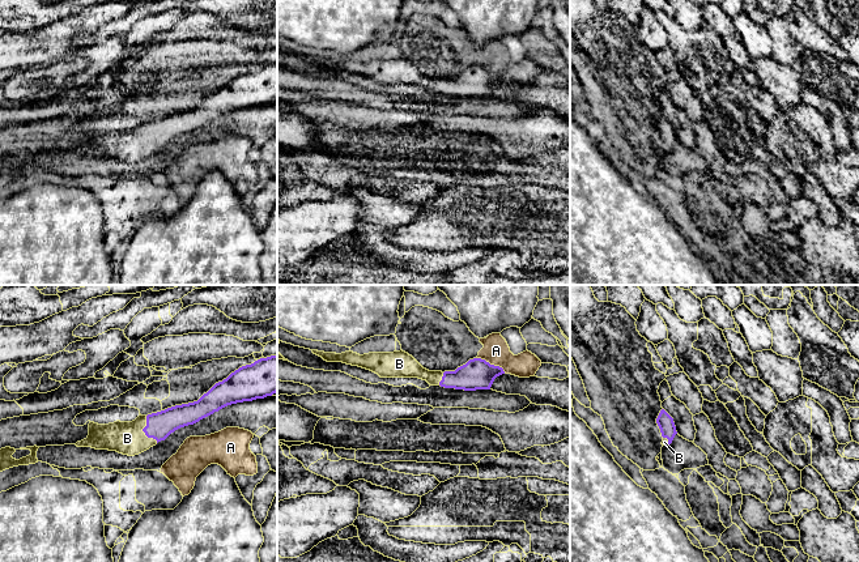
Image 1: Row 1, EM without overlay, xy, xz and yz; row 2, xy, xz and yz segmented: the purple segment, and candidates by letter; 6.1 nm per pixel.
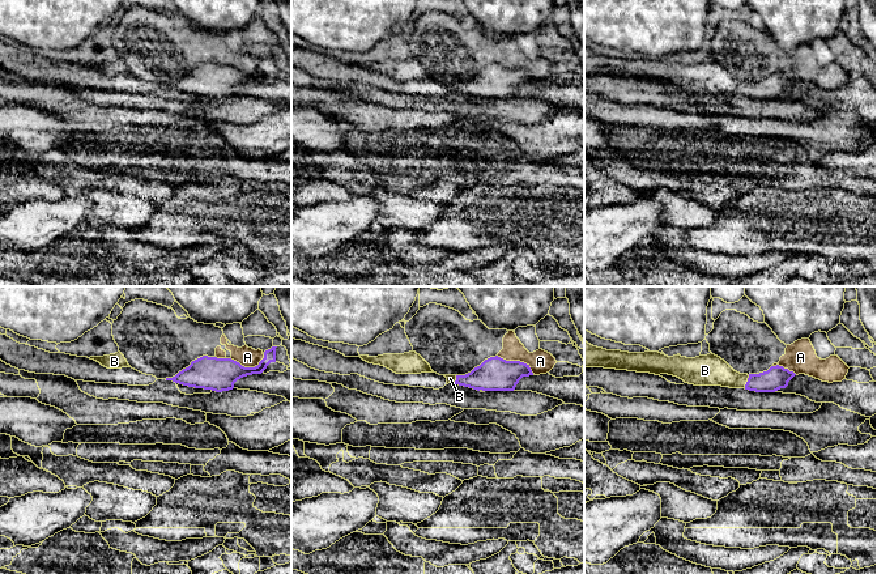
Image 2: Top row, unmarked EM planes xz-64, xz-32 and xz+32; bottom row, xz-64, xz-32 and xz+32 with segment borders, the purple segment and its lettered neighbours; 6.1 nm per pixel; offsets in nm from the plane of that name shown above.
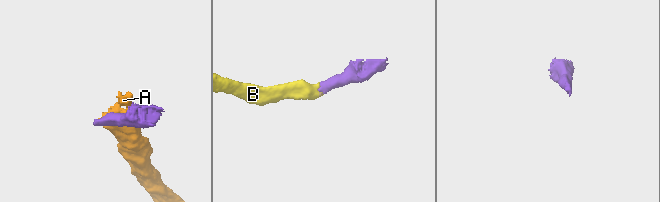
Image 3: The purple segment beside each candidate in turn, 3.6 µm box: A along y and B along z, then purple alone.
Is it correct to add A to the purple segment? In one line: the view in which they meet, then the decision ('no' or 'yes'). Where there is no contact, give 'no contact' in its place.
meets purple in xz; no

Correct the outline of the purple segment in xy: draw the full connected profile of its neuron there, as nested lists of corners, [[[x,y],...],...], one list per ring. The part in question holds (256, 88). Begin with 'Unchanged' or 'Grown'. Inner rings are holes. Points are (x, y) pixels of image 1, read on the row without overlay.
Grown. [[[277,63],[260,65],[231,80],[216,90],[197,108],[175,112],[132,129],[116,128],[109,132],[89,131],[89,142],[77,154],[116,158],[135,163],[175,137],[194,132],[220,116],[243,108],[264,106],[277,99]]]

